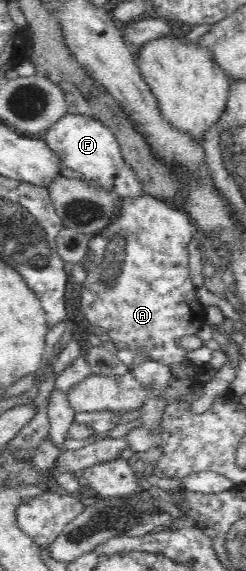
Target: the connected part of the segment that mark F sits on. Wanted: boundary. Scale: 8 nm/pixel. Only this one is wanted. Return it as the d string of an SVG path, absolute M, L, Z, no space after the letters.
M67 113L40 137L62 160L66 168L80 172L85 180L95 180L100 188L108 189L115 197L142 196L145 190L130 166L126 165L115 135L102 122L82 114Z

